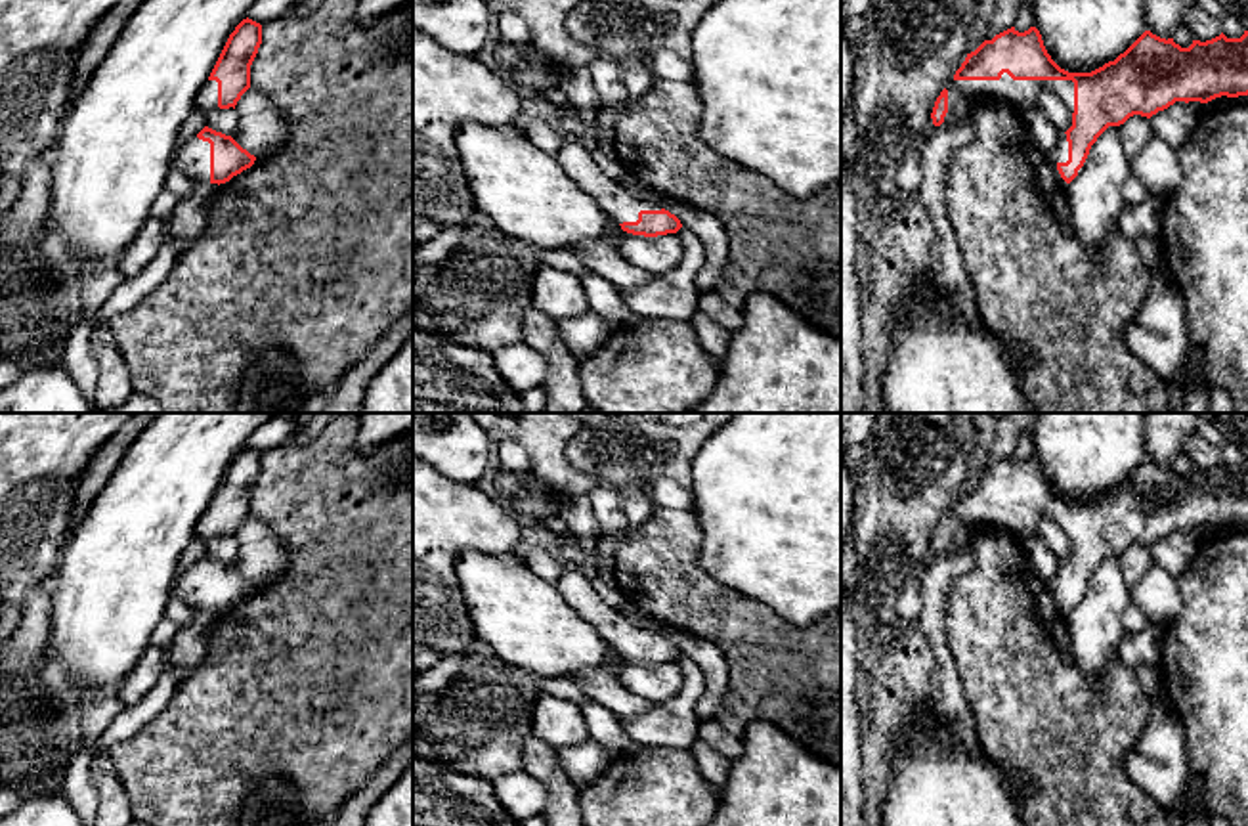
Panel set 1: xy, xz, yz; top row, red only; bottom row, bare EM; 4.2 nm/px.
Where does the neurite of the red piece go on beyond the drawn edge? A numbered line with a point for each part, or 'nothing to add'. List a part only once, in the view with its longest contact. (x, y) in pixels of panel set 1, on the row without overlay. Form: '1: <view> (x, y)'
1: yz (1023, 522)

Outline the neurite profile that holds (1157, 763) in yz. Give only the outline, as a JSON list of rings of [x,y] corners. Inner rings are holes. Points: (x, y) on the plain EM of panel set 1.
[[[1156,702],[1143,734],[1124,755],[1124,769],[1162,807],[1177,807],[1189,784],[1189,759],[1185,725],[1166,702]]]

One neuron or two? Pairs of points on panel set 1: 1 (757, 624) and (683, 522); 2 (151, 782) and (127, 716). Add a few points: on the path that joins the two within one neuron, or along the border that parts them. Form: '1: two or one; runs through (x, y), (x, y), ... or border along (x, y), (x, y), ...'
1: one; runs through (727, 612), (683, 568), (683, 553)
2: two; border along (169, 704), (130, 737), (107, 750)

